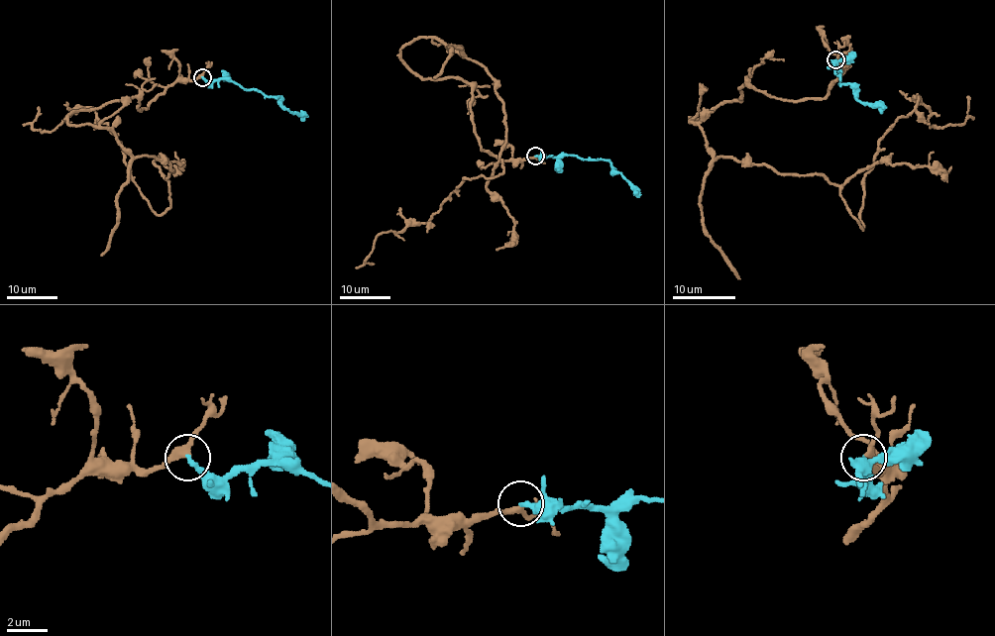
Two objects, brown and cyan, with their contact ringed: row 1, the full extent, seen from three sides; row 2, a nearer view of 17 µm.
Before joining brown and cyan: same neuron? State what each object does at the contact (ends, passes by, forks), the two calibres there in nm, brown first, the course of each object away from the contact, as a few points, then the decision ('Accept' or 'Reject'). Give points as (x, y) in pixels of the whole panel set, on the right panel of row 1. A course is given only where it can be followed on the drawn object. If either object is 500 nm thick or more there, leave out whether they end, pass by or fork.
At the ring brown passes by. At the ring cyan ends. Thickness 280 nm (brown) against 240 nm. Course of brown: (836, 59), (823, 98), (690, 121), (861, 228), (877, 141), (968, 95). Course of cyan: (834, 59), (839, 83), (849, 84), (860, 102), (887, 106). Accept

